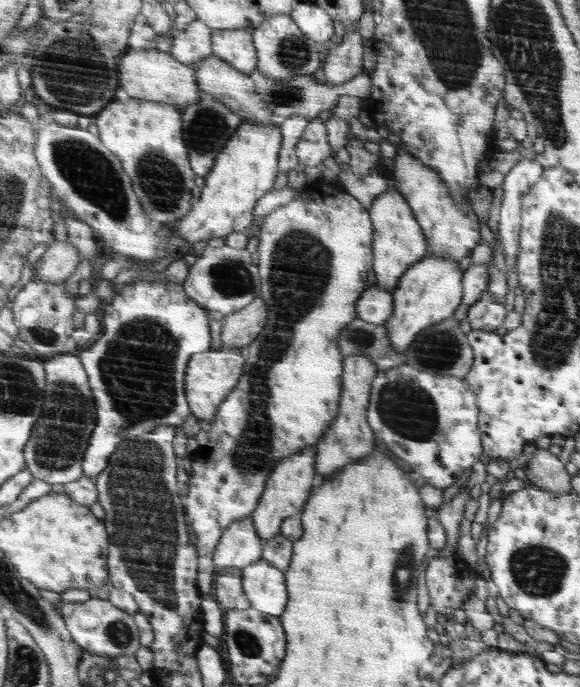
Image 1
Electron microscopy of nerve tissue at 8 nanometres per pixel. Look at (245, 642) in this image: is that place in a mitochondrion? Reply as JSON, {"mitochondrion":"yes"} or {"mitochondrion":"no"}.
{"mitochondrion":"yes"}

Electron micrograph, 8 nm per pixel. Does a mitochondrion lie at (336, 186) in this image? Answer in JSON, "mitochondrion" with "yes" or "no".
{"mitochondrion":"no"}

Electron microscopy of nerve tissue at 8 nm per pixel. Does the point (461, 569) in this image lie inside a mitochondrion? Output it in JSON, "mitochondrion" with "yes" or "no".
{"mitochondrion":"no"}

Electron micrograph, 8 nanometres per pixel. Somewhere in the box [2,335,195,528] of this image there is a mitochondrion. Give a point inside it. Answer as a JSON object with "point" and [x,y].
{"point":[61,441]}

